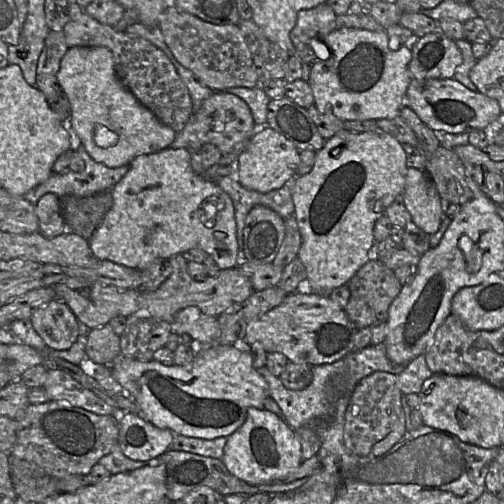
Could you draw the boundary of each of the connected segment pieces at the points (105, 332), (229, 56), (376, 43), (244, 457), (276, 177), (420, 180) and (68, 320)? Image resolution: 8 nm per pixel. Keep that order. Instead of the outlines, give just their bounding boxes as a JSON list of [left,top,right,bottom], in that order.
[[85,323,121,365],[158,5,259,91],[309,29,412,121],[221,407,304,485],[229,126,300,193],[403,168,441,235],[29,299,79,350]]

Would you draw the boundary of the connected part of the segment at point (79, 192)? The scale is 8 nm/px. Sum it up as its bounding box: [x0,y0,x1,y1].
[23,145,129,205]

